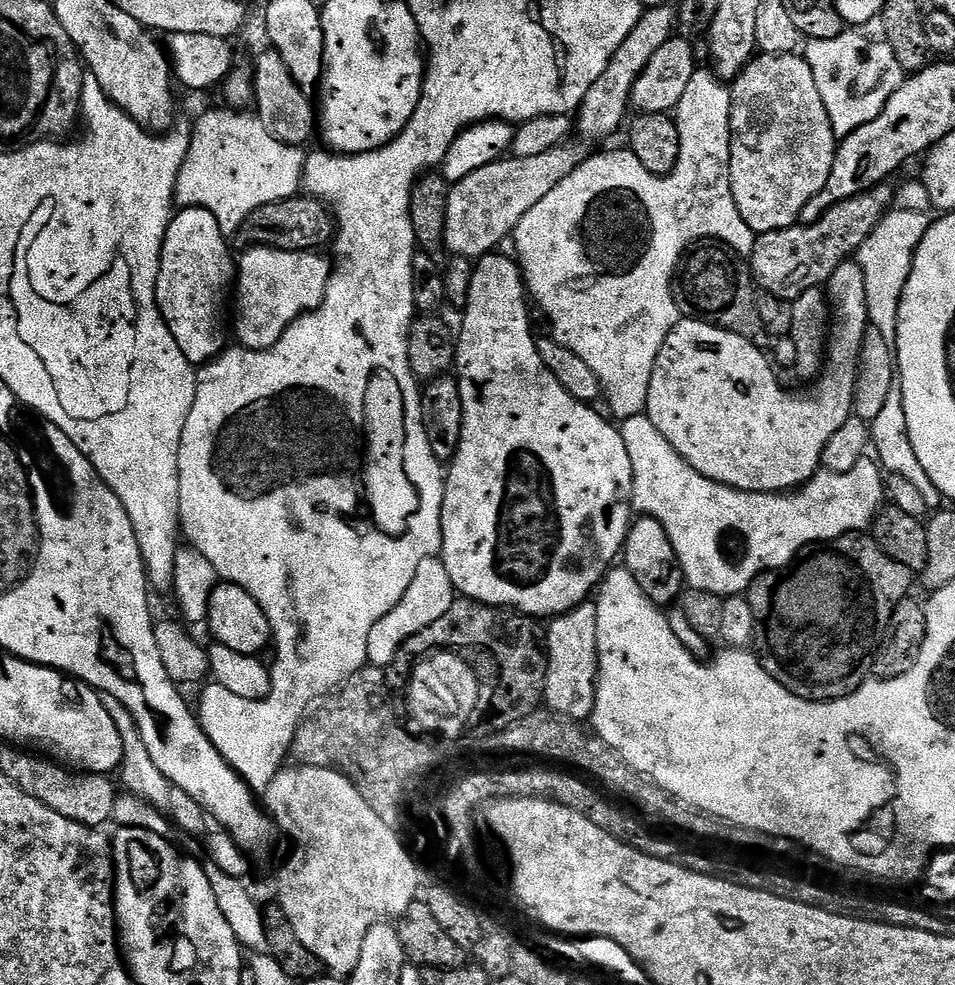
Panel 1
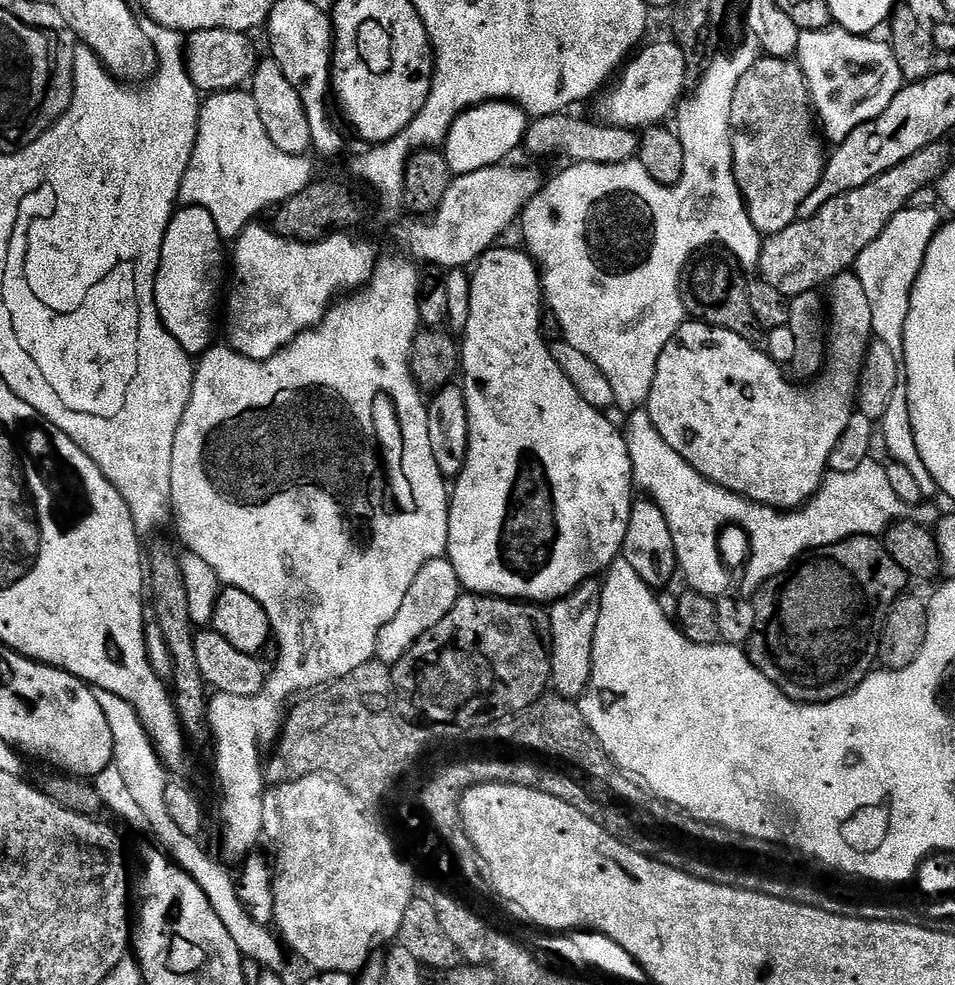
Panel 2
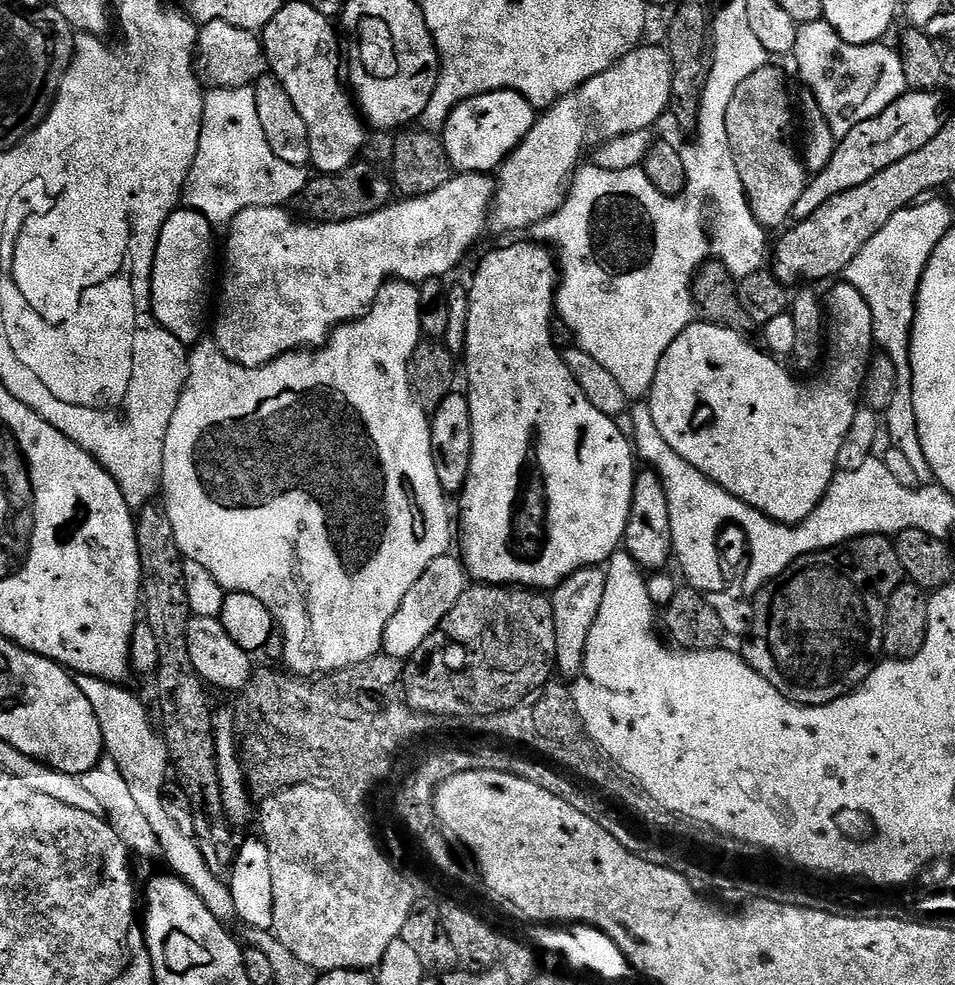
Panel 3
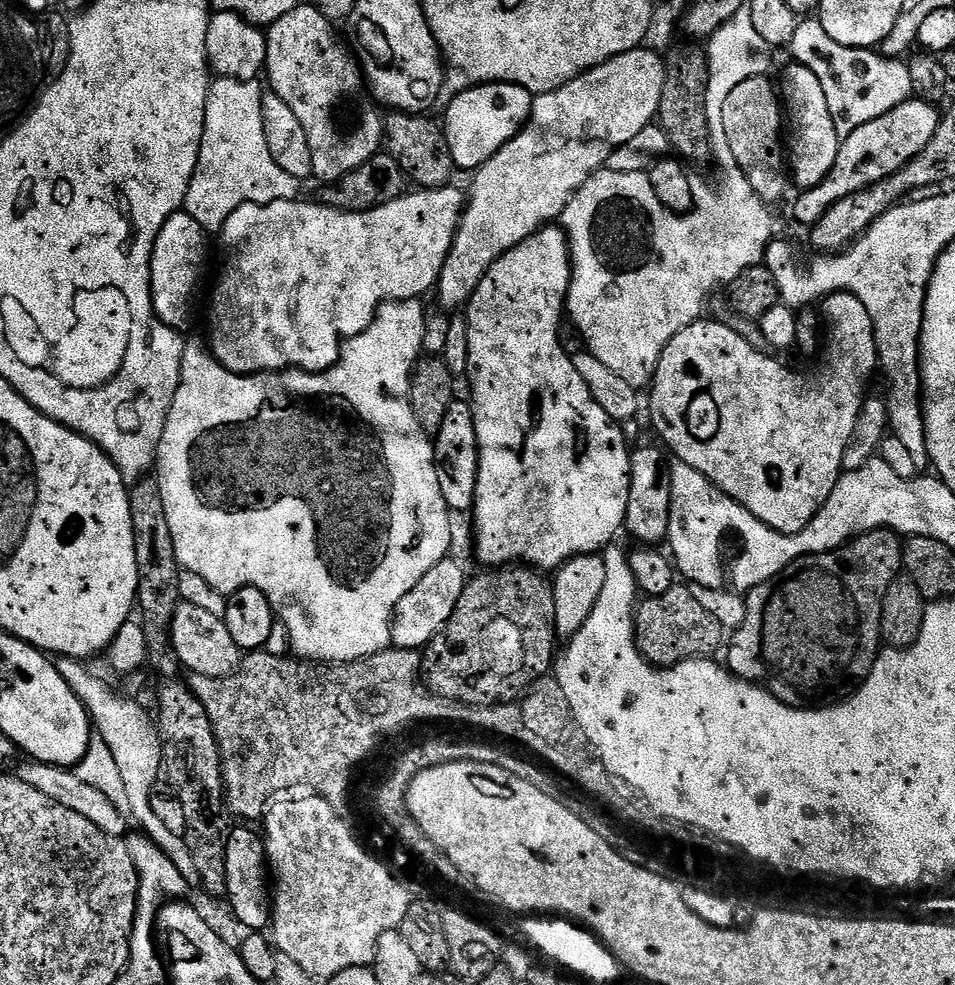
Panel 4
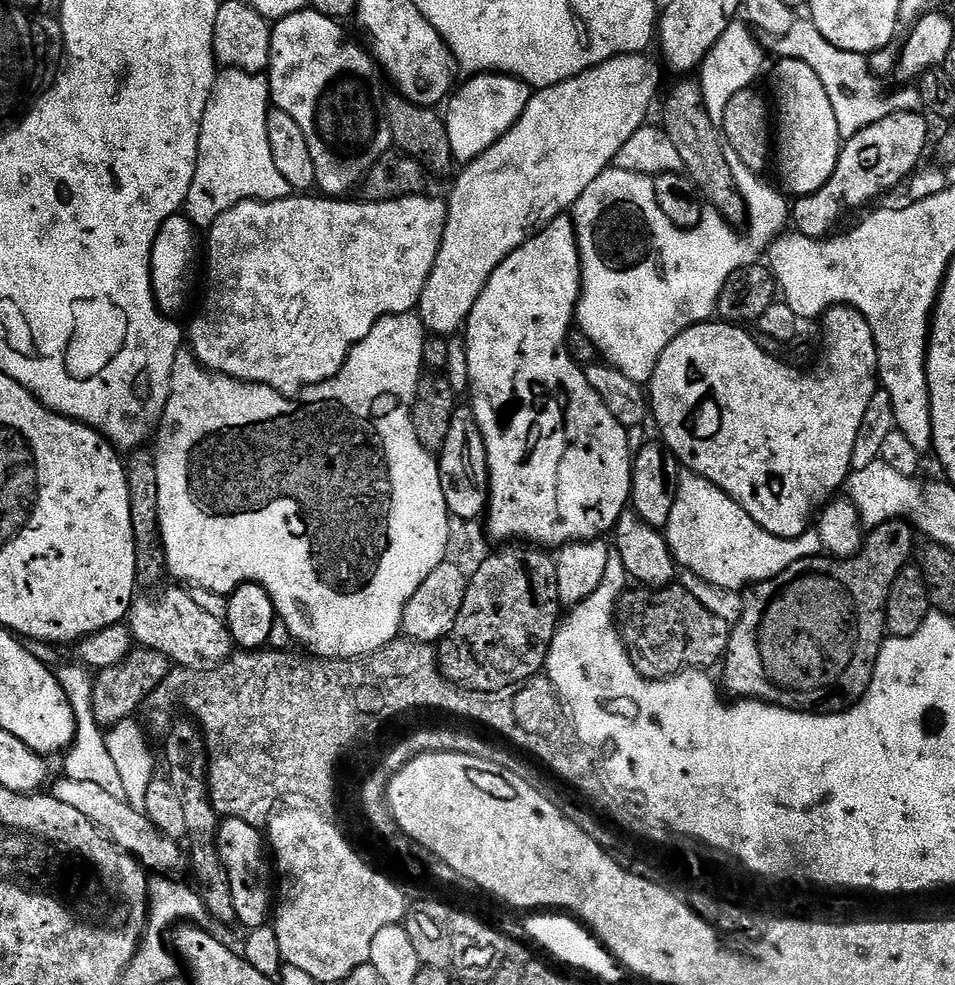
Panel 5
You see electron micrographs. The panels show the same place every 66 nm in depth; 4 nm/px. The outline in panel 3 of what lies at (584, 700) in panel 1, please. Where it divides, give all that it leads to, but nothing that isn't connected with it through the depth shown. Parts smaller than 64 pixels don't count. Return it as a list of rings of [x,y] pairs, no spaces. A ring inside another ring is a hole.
[[[603,567],[583,568],[566,578],[551,593],[554,606],[554,634],[556,635],[555,671],[569,678],[579,676],[586,658],[586,638],[590,638],[590,626],[598,618],[598,606],[602,606],[602,594],[606,594],[606,571]]]

